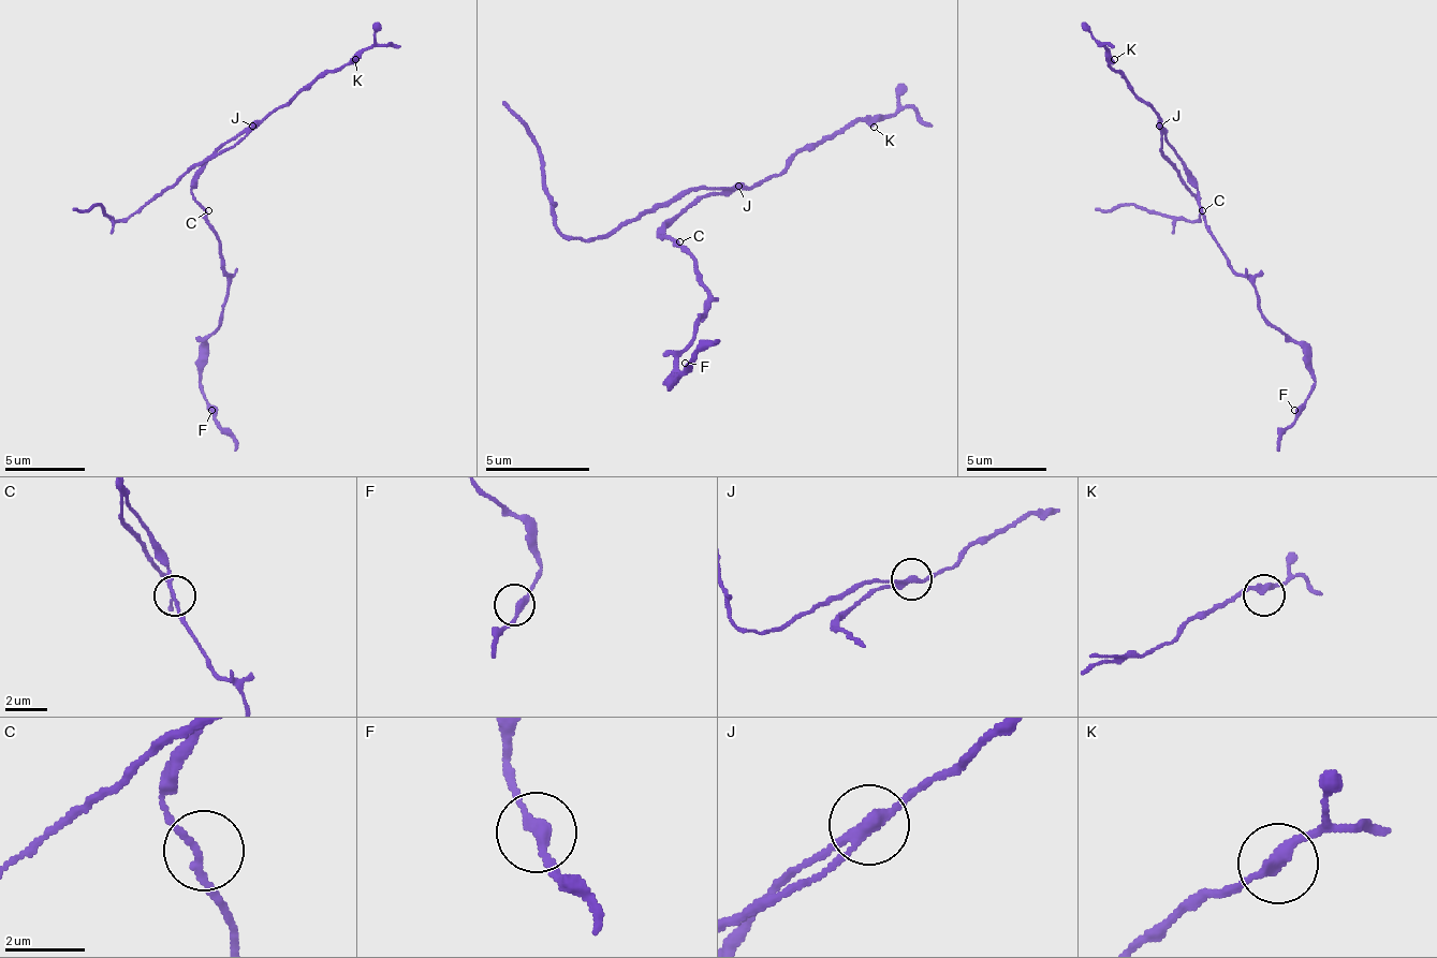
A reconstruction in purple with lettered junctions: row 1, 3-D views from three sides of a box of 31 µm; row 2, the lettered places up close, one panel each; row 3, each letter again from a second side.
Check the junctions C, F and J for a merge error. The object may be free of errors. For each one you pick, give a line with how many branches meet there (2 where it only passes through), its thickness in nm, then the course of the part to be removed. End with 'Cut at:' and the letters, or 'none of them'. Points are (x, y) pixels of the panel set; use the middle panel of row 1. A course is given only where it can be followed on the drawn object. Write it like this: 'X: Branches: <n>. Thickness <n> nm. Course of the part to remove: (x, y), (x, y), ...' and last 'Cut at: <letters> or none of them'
J: Branches: 2. Thickness 280 nm. Course of the part to remove: (737, 185), (701, 190), (654, 205), (585, 241), (565, 237), (538, 143), (501, 101)
Cut at: J

